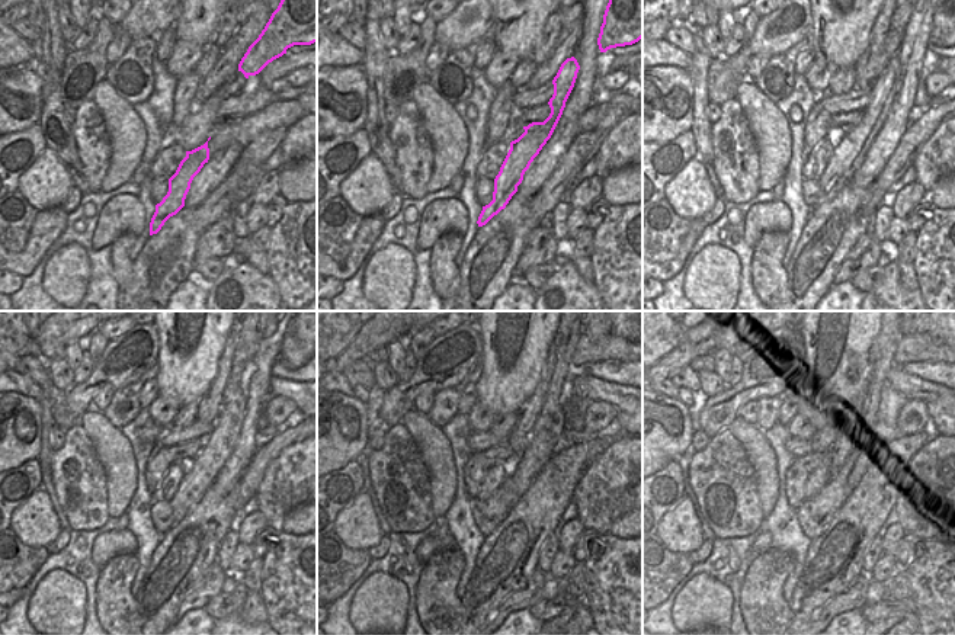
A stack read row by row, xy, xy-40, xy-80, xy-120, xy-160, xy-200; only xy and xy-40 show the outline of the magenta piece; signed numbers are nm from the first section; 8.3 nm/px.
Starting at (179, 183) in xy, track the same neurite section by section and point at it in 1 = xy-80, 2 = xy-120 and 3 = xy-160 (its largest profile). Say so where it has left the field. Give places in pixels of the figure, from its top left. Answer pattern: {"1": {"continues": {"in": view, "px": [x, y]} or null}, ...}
{"1": {"continues": {"in": "xy-80", "px": [851, 148]}}, "2": {"continues": {"in": "xy-120", "px": [199, 474]}}, "3": {"continues": {"in": "xy-160", "px": [544, 443]}}}

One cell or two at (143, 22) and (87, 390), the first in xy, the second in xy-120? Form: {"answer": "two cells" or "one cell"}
{"answer": "one cell"}

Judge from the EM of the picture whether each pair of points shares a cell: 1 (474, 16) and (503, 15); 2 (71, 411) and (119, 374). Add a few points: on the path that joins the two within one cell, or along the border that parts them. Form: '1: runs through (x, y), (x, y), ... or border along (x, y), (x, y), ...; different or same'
1: border along (493, 15), (489, 32), (481, 38); different
2: runs through (79, 397), (89, 384), (105, 375); same

